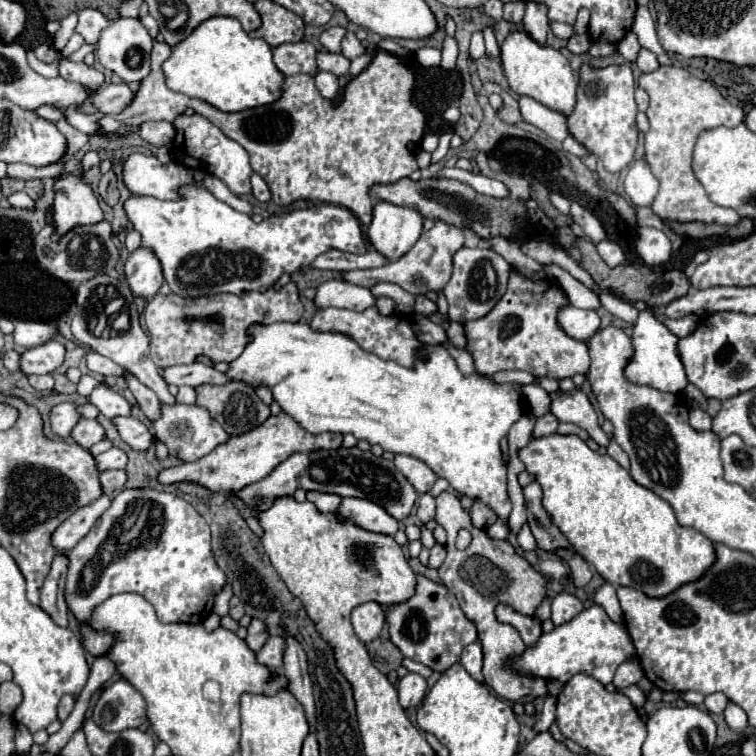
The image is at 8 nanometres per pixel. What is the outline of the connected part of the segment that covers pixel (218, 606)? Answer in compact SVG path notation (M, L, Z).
M223 586L223 590L217 594L215 598L215 606L213 606L213 612L219 614L219 616L227 616L229 614L229 600L231 600L233 592L231 592L231 586Z

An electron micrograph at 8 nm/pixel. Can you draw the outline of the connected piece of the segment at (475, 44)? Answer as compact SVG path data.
M475 32L475 34L471 36L469 54L471 54L473 60L479 60L479 58L485 54L485 44L483 44L483 34L481 34L481 32Z

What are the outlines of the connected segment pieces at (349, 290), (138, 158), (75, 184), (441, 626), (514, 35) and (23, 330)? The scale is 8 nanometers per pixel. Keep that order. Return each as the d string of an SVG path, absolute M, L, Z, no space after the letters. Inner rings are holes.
M329 280L317 286L317 296L315 296L315 304L319 308L347 308L347 310L355 310L355 312L363 312L367 308L371 308L377 302L377 298L371 294L369 288L363 286L355 286L343 280Z
M131 154L123 164L123 180L133 194L153 196L159 200L179 198L179 186L197 184L193 170L171 162L161 164L155 156Z
M63 176L55 182L52 208L55 234L62 236L73 226L95 224L103 220L103 212L91 188L77 176Z
M417 574L415 594L407 602L387 608L387 624L389 638L403 656L421 662L435 672L443 672L459 662L463 648L477 640L477 628L461 612L457 598L443 584L437 584L423 574Z
M511 32L501 46L501 64L507 76L511 90L519 96L529 96L541 102L543 106L569 116L575 110L575 92L577 92L577 76L569 66L569 60L549 46L539 46L529 38L527 32Z
M15 320L15 330L13 330L13 340L17 346L29 350L33 346L45 344L47 340L57 336L57 328L49 326L45 322L33 322L33 320Z

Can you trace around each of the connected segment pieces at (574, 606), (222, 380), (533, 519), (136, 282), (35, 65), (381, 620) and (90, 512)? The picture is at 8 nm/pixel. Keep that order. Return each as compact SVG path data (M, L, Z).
M561 592L551 602L551 620L555 626L559 626L559 624L565 624L571 618L575 618L581 610L583 610L583 602L577 596Z
M193 362L193 364L185 364L185 366L171 366L167 370L163 370L163 378L167 384L175 384L175 386L203 386L203 384L227 384L231 382L223 372L217 372L213 366L201 364L201 362Z
M531 482L523 488L525 502L527 502L527 524L537 540L537 546L545 552L557 552L557 550L571 550L569 540L565 534L553 524L551 514L541 504L541 486L537 482Z
M143 246L131 252L125 264L125 278L135 296L155 296L163 284L163 268L159 266L159 258L155 258L155 252Z
M27 50L27 60L29 60L29 66L31 66L37 74L41 74L41 76L45 76L45 78L55 78L55 76L59 74L57 64L43 64L43 62L39 62L39 60L35 58L35 54L33 54L33 50Z
M365 602L353 608L351 622L355 636L361 642L371 642L379 636L383 624L385 624L385 608L377 602Z
M101 496L99 500L95 500L93 504L79 508L73 516L69 516L51 536L51 544L57 552L61 554L69 554L71 548L91 530L91 526L95 524L95 520L109 508L111 500L107 496Z

